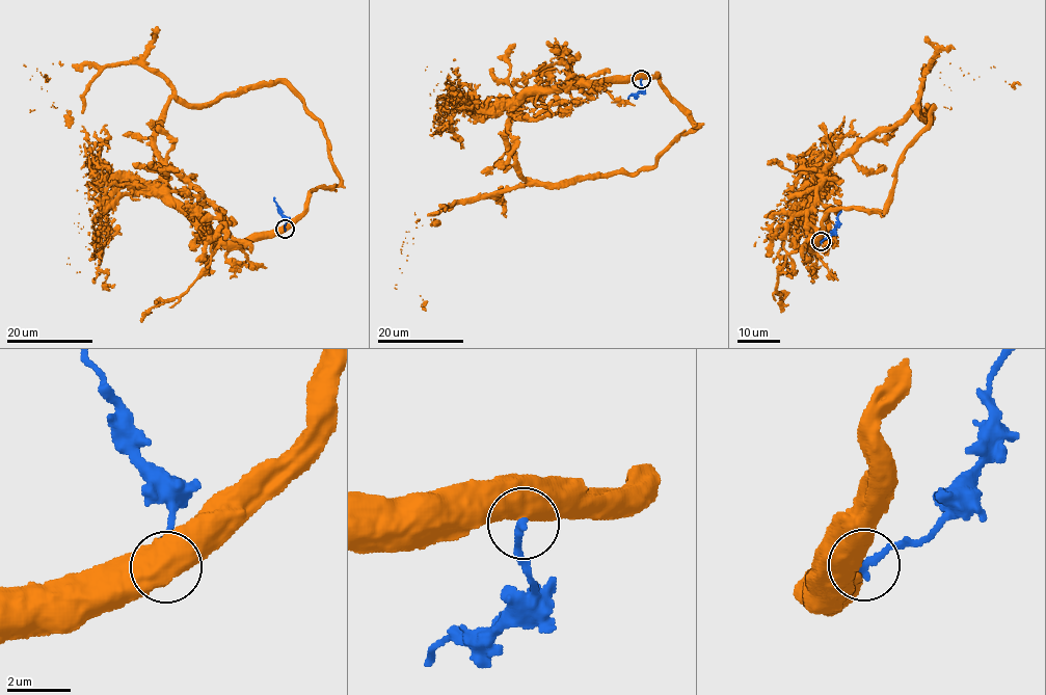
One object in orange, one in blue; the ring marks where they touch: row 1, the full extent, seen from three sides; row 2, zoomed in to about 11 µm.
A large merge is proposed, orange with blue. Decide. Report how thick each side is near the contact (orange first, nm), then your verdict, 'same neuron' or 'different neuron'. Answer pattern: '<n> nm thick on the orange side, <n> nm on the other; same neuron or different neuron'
750 nm thick on the orange side, 240 nm on the other; different neuron

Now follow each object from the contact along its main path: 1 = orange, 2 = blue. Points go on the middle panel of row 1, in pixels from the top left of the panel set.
1: (641, 78), (522, 97), (539, 96), (515, 110), (506, 140), (527, 182), (416, 223), (395, 288), (426, 311)
2: (641, 79), (642, 89), (627, 99)

